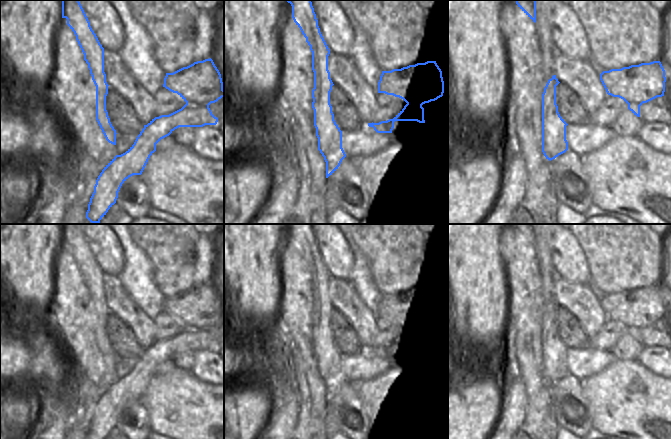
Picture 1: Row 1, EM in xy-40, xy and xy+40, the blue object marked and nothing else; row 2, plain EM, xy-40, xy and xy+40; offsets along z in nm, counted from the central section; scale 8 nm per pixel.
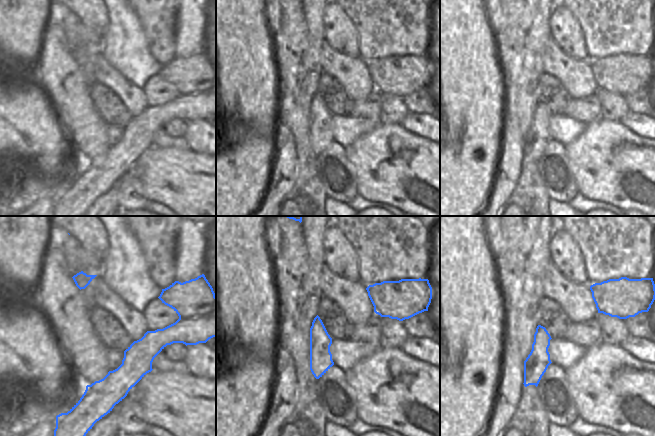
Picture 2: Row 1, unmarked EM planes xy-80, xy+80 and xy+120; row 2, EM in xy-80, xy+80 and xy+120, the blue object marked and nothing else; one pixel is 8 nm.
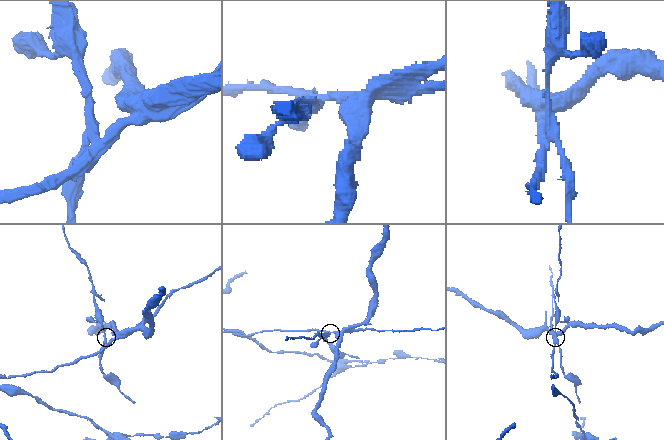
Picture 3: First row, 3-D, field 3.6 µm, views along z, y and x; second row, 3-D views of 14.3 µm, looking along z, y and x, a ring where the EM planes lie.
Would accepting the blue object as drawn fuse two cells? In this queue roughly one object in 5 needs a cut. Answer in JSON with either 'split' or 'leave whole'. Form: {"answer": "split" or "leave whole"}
{"answer": "split"}

